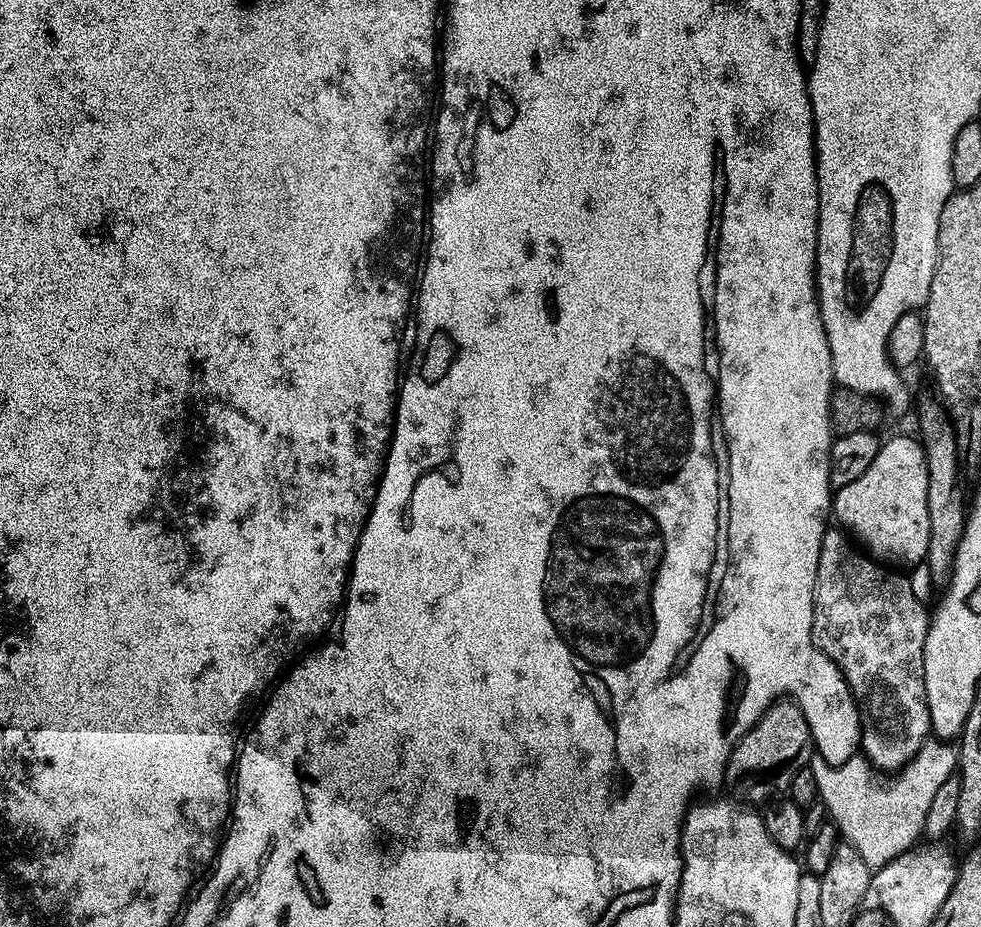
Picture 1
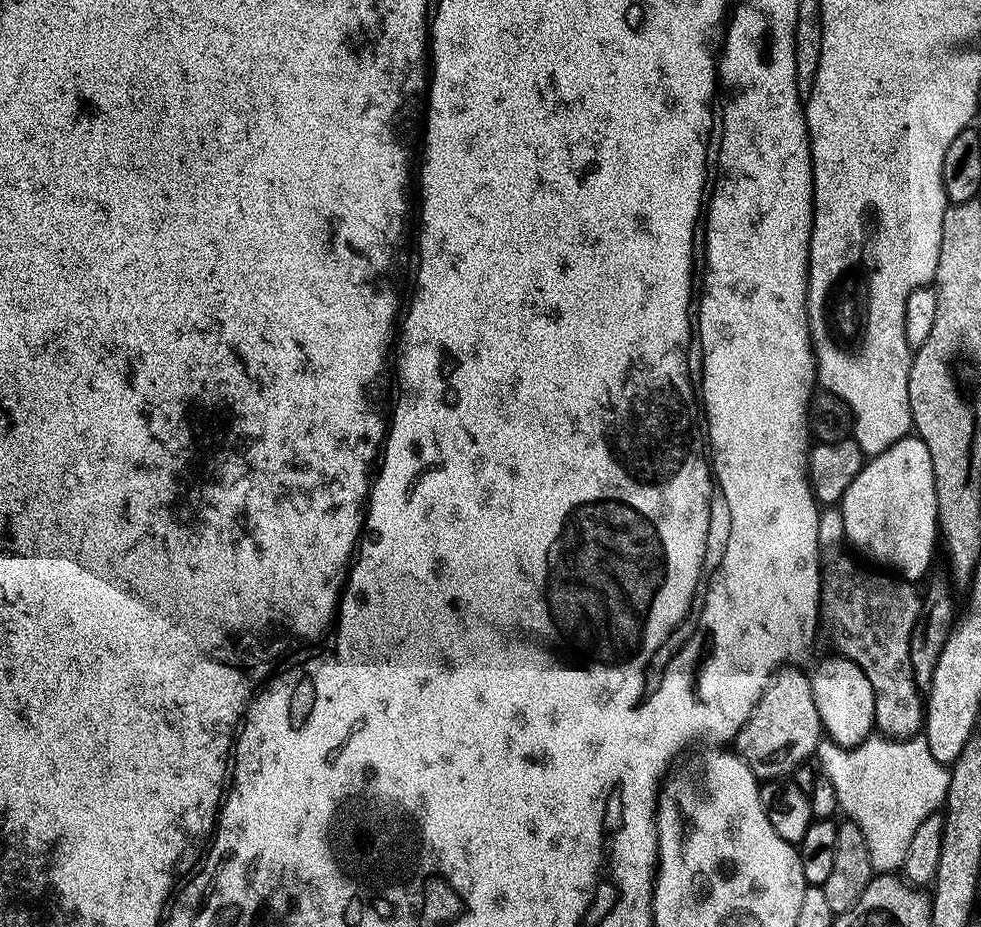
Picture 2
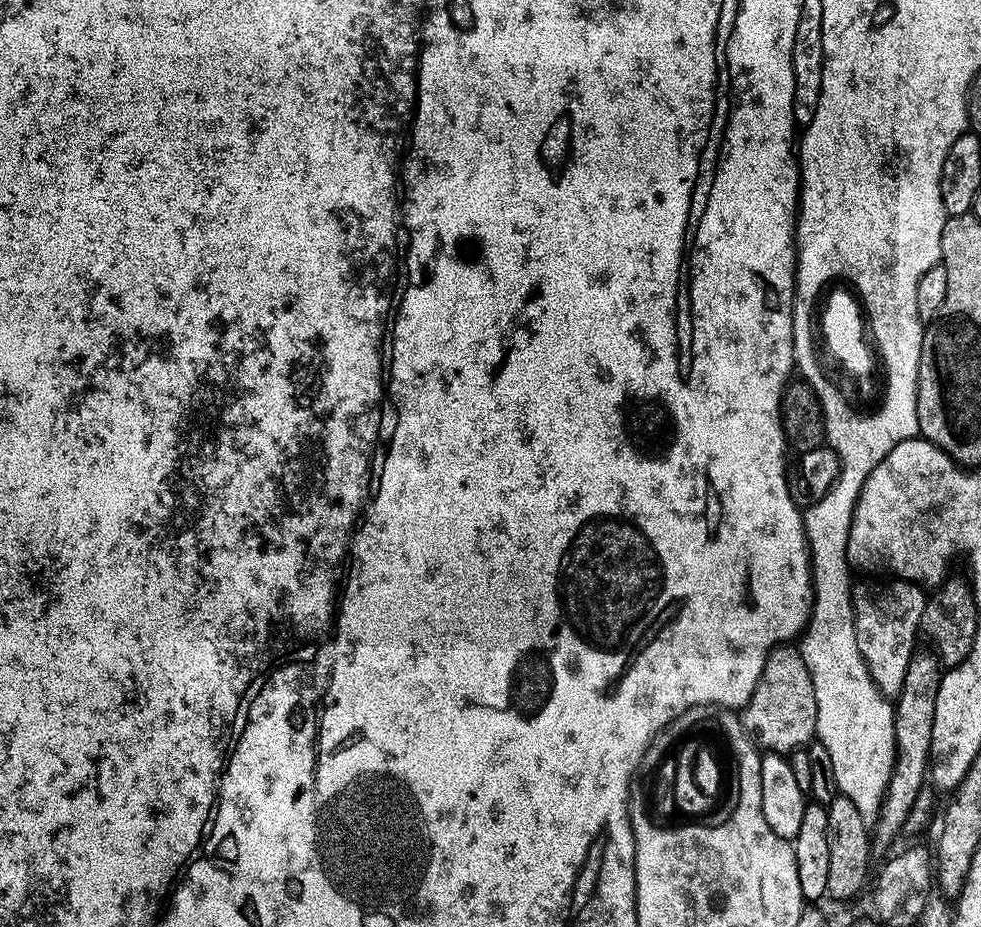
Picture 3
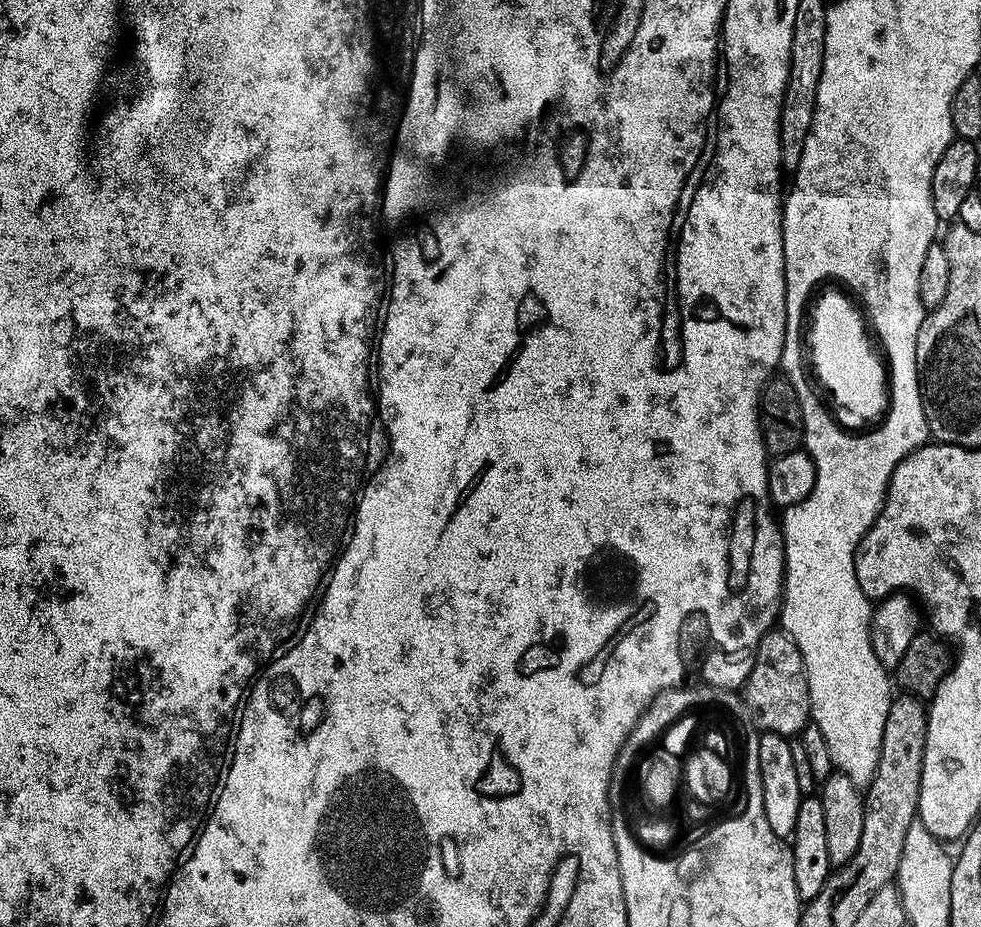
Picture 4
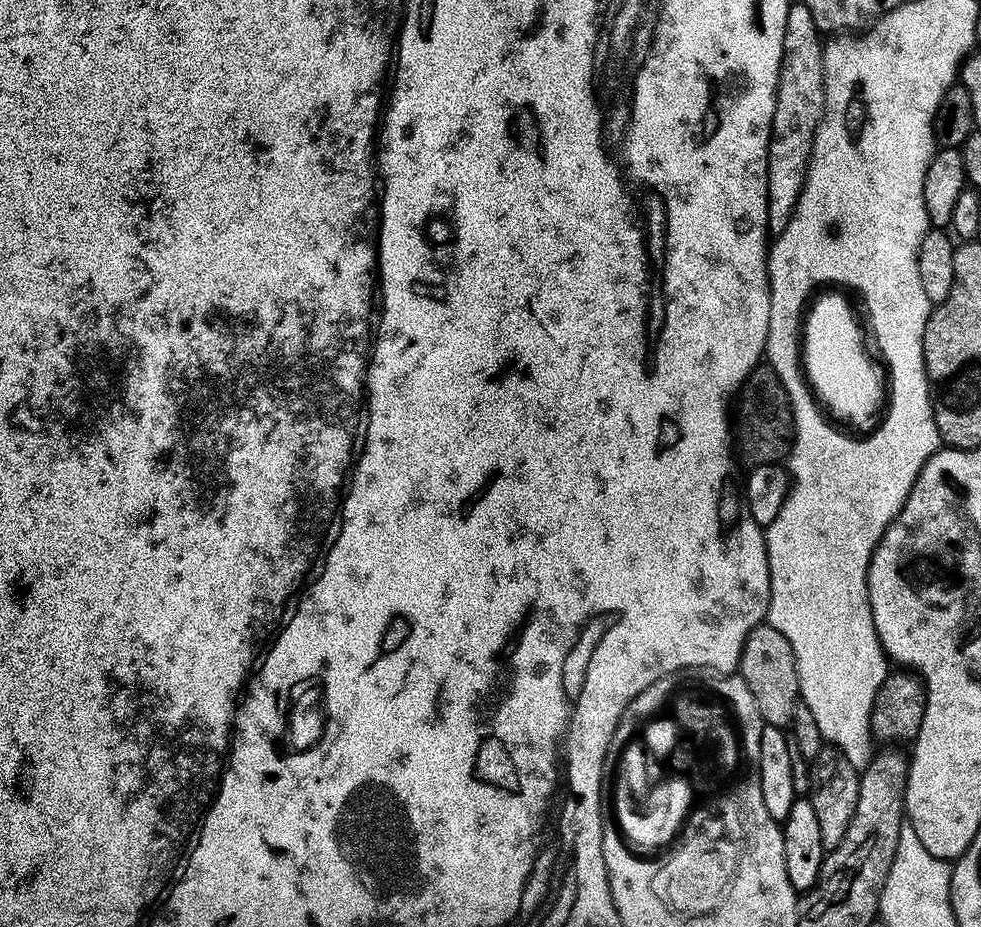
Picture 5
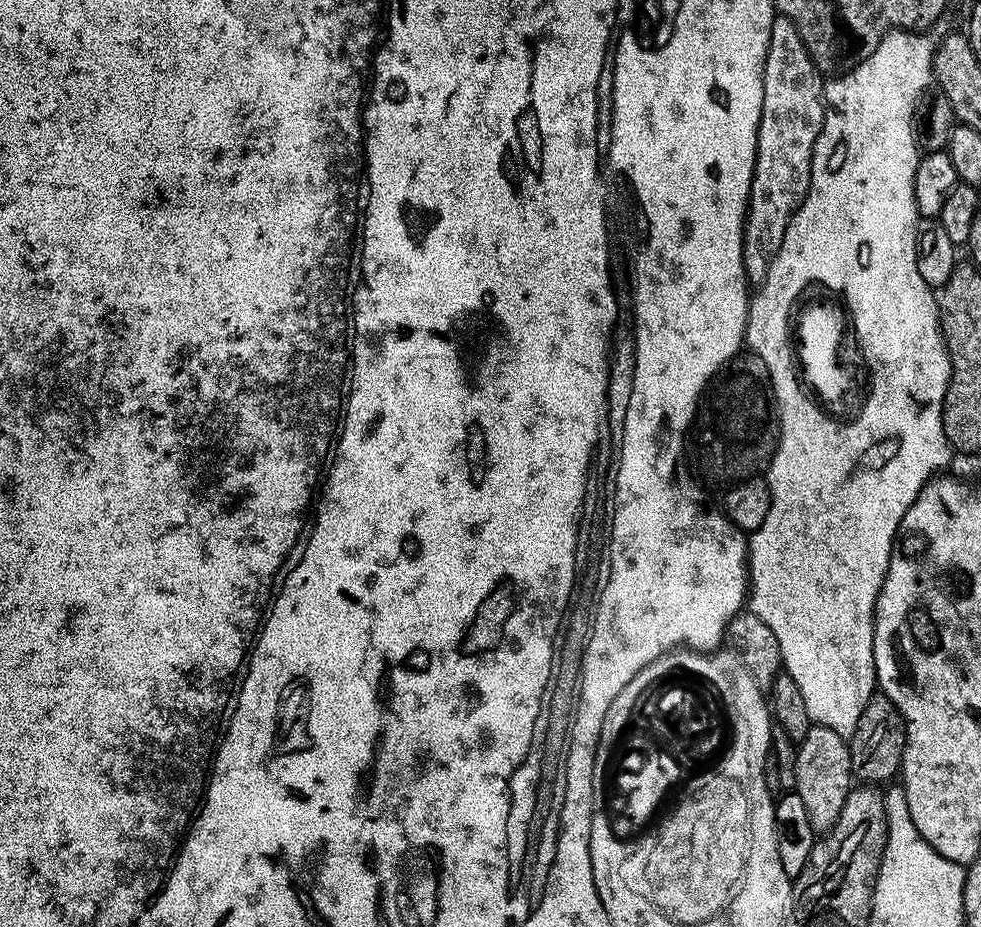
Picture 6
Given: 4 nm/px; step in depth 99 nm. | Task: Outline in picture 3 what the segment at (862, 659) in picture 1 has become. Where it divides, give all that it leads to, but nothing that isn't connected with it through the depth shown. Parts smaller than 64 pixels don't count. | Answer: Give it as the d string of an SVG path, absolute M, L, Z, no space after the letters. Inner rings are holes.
M888 578L885 584L860 584L852 589L852 609L856 615L858 650L868 667L868 673L884 696L895 698L902 690L906 666L912 653L917 651L916 636L924 613L926 592L911 580Z

